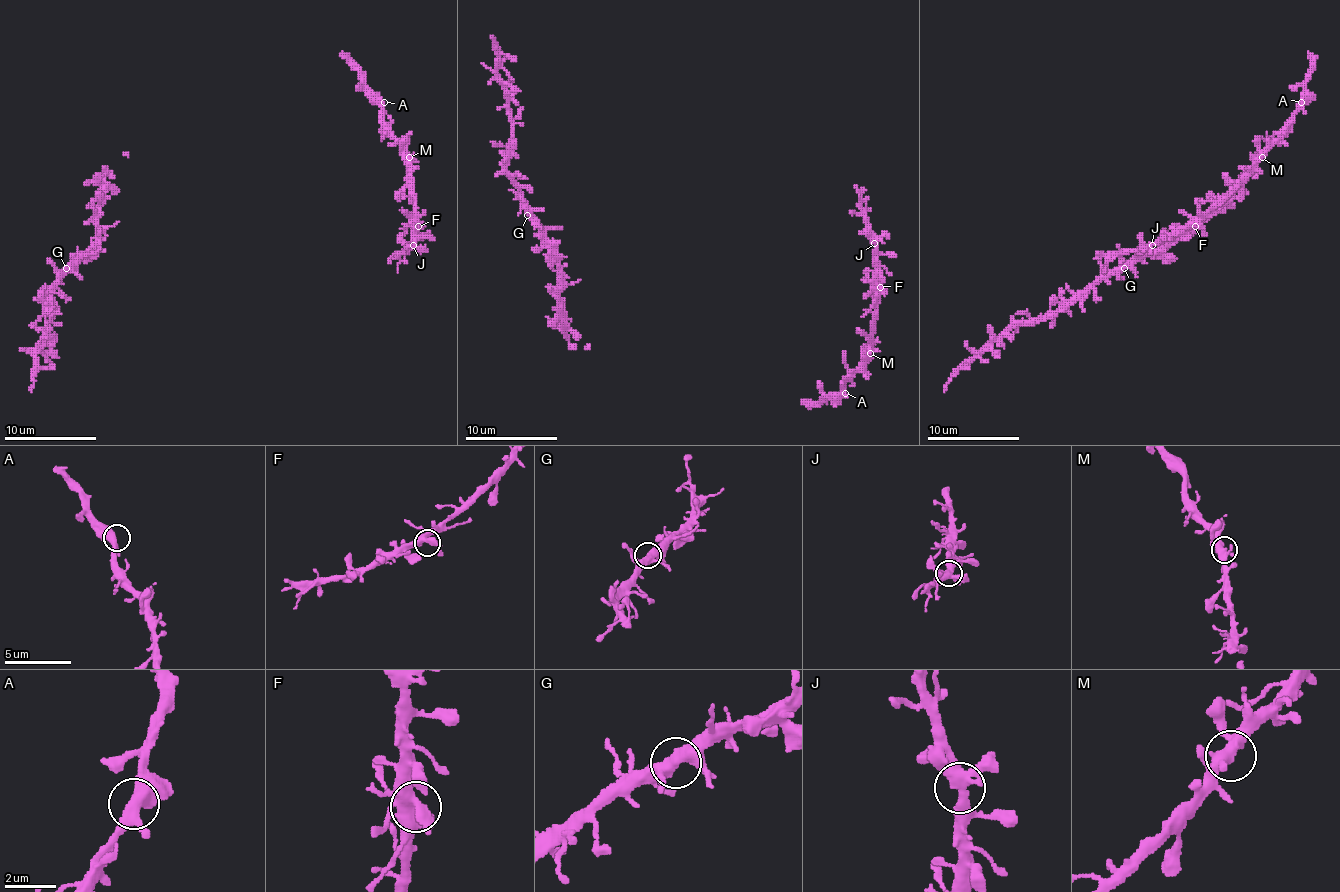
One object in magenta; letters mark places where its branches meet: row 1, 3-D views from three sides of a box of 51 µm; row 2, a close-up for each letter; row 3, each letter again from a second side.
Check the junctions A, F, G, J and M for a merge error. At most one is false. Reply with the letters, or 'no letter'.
no letter

